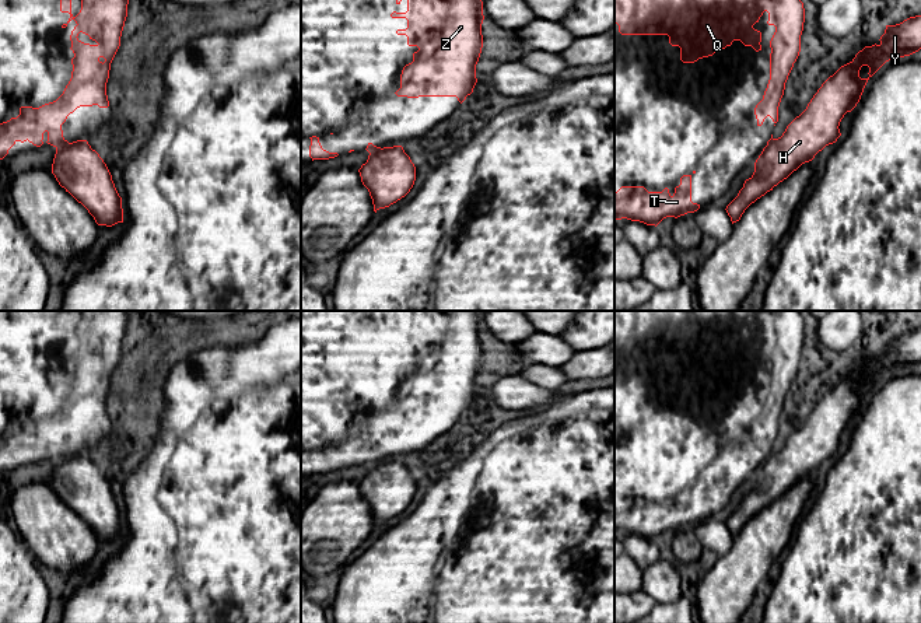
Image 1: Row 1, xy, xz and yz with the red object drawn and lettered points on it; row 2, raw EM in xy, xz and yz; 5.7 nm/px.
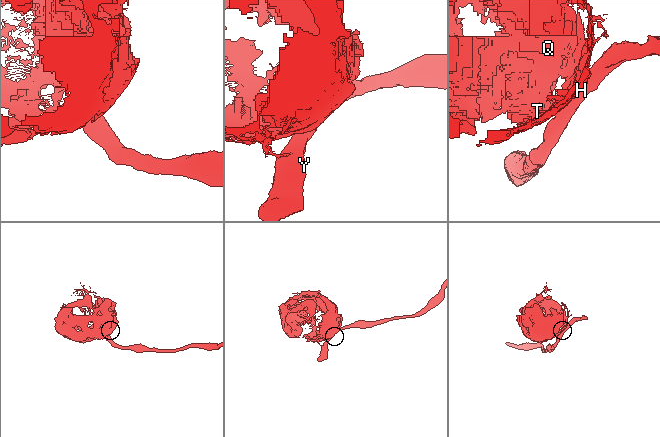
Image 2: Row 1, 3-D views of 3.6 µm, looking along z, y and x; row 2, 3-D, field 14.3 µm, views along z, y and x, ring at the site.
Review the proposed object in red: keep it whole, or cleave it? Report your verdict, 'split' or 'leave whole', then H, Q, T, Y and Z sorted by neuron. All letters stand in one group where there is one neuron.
split; groups H Y / Q T Z

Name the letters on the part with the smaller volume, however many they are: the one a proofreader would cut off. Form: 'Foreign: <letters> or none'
Foreign: H, Y

